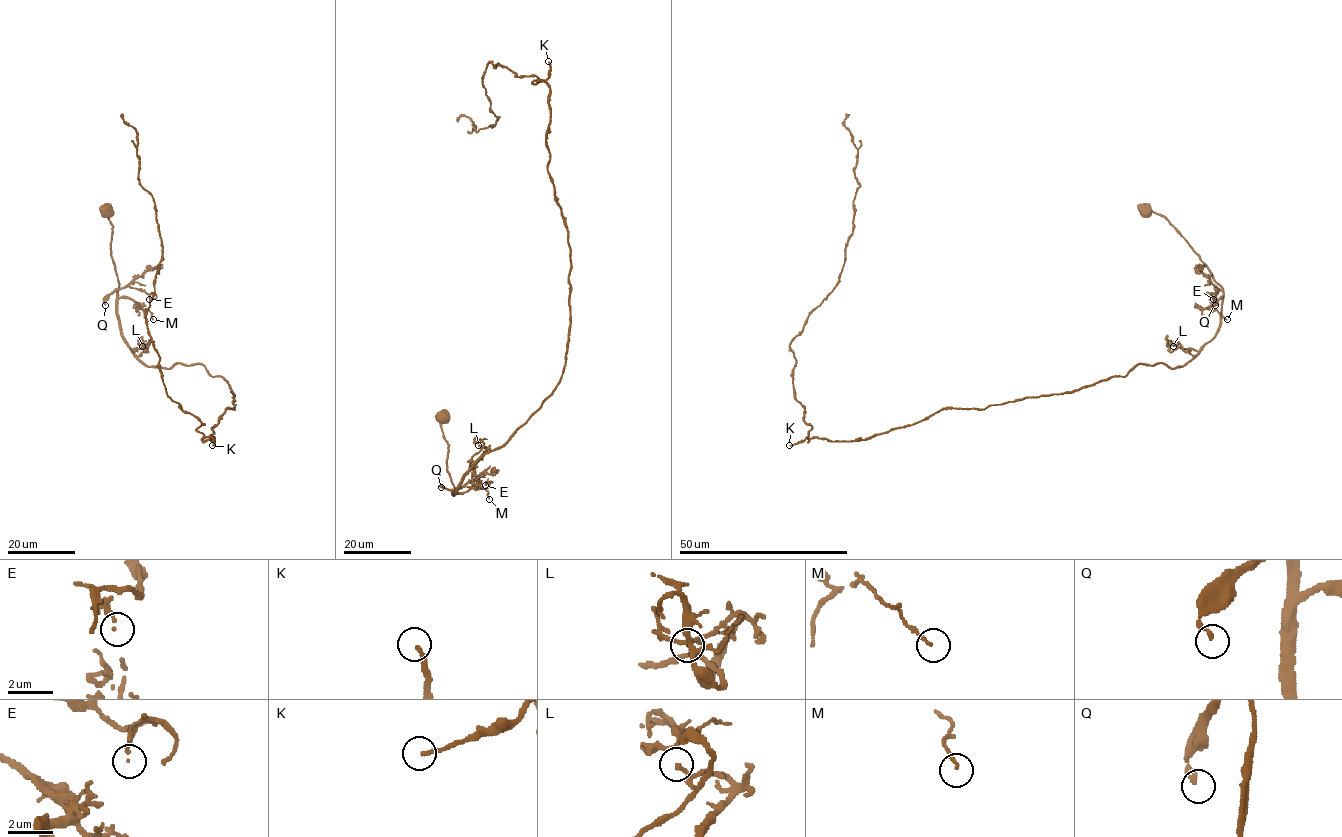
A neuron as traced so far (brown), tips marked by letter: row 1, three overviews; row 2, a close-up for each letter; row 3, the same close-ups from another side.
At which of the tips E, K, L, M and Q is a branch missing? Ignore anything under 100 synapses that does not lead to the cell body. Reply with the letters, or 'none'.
K

